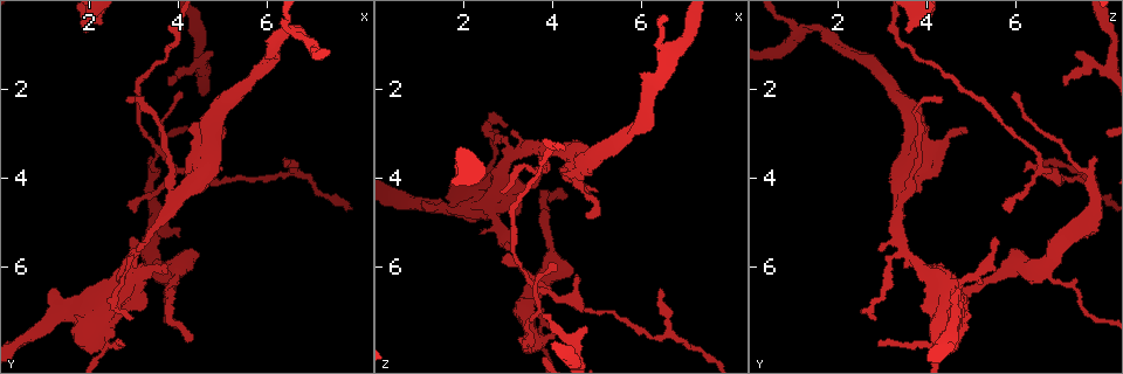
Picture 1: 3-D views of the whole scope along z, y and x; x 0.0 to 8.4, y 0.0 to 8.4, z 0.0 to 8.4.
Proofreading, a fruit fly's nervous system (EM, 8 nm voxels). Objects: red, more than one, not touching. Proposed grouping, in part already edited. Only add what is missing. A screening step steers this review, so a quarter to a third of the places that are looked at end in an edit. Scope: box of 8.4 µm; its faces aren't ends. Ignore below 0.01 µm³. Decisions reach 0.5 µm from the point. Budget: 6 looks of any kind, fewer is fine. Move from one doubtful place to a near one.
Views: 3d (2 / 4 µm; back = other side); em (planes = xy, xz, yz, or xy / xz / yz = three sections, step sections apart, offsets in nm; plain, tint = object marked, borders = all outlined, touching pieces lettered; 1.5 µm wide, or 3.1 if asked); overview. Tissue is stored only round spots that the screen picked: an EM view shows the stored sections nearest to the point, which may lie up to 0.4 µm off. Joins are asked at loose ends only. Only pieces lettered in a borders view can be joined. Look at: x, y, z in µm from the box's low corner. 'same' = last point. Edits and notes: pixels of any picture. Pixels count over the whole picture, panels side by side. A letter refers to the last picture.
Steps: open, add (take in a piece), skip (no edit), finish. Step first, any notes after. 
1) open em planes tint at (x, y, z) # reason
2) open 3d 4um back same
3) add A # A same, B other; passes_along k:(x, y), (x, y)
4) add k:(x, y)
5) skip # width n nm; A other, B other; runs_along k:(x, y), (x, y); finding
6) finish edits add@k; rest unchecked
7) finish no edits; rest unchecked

open 3d 2um at (2.75, 7.85, 2.95) # free end

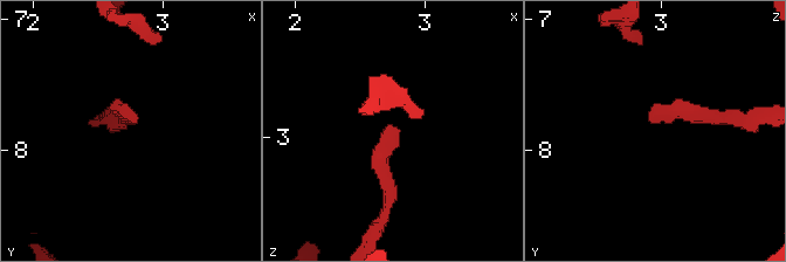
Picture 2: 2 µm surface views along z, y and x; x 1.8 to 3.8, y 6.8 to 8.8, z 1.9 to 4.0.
open em planes borders at (2.74, 7.78, 2.96)

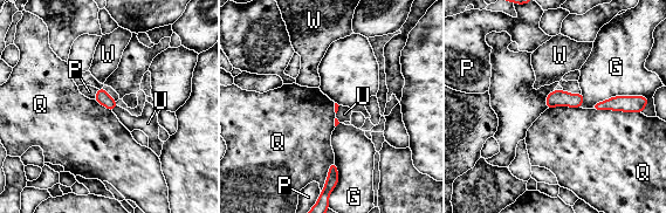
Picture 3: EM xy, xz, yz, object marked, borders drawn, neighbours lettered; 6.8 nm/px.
skip # longest_contact G 320 nm; G other, P other, Q other, U other, W other; none of them fits

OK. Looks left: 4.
open em xz step 4 tint at (4.75, 2.95, 4.80) # branch stops here

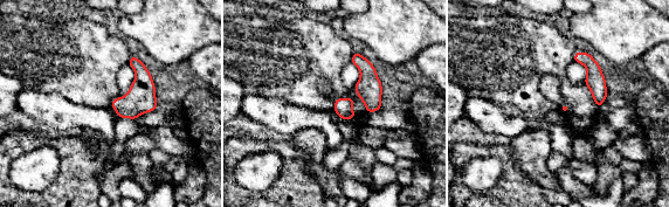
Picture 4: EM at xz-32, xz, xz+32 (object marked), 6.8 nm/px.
open em planes borders same # another direction

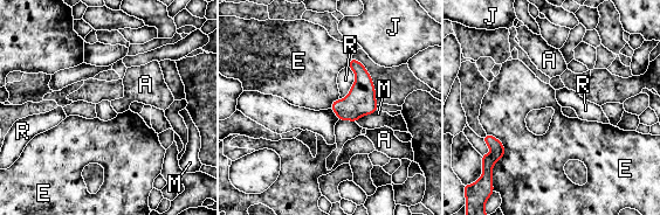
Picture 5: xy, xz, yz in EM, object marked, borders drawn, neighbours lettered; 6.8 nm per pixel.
skip # A other, E other, J other, M other, R other; border 5:(487, 133), (503, 146), (497, 161); no lettered piece goes on from it

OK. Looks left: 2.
open em xz step 4 tint at (4.70, 1.20, 7.25) # branch stops here

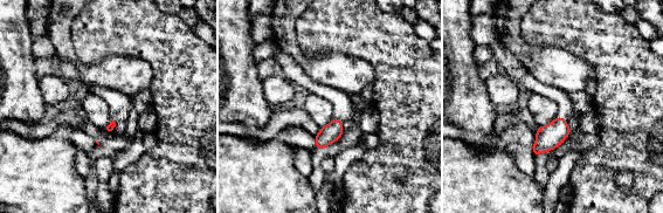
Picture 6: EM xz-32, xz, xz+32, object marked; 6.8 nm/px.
open em planes borders same

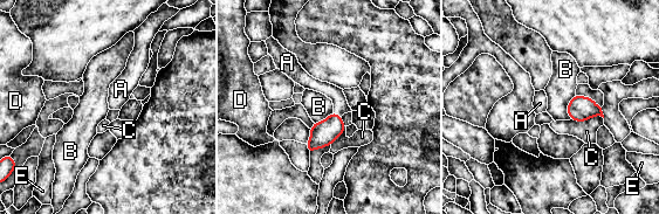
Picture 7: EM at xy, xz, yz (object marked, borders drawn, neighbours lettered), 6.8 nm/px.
add 7:(341, 106) # A same, B other, C other, D other, E other; it goes on there

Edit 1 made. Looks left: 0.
finish edits add@7; rest unchecked

